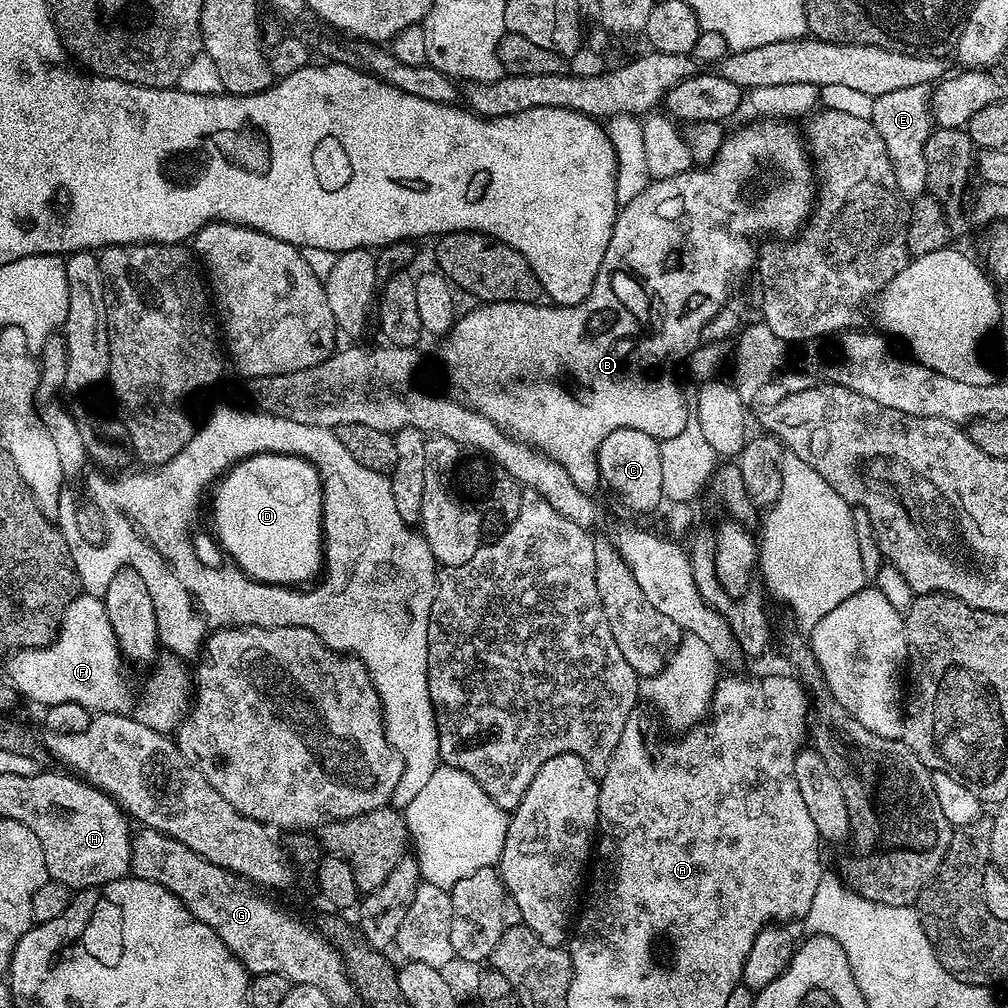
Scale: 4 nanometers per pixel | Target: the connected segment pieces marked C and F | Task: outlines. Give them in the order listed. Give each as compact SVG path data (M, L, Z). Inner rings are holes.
M614 430L614 434L606 434L602 438L602 446L596 451L596 461L601 481L632 512L652 512L665 499L662 492L661 441L650 438L650 434L642 434L642 430Z
M81 594L66 606L56 639L41 648L16 649L5 659L8 661L4 664L3 675L23 699L25 696L39 706L78 702L78 706L93 714L124 714L131 709L128 707L132 704L132 692L120 677L120 659L122 653L103 599Z

